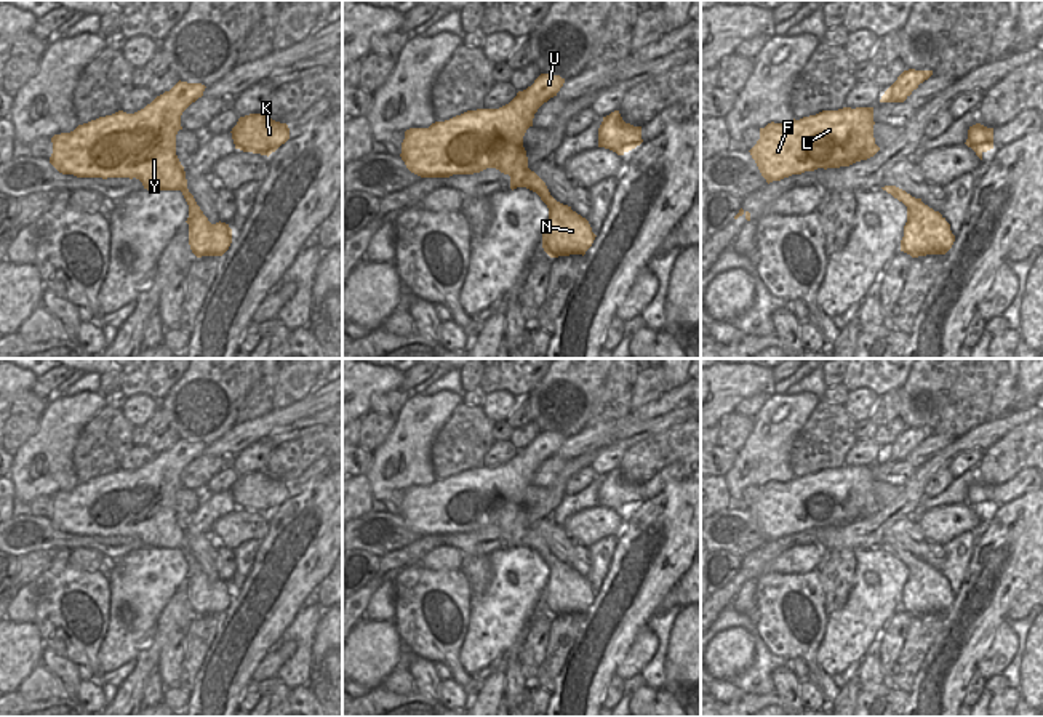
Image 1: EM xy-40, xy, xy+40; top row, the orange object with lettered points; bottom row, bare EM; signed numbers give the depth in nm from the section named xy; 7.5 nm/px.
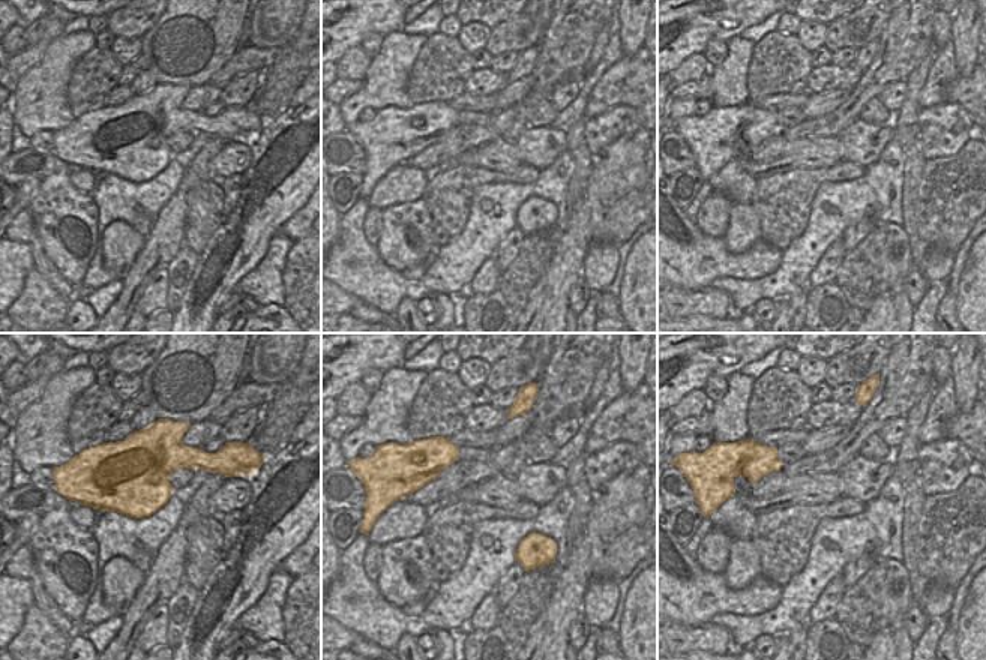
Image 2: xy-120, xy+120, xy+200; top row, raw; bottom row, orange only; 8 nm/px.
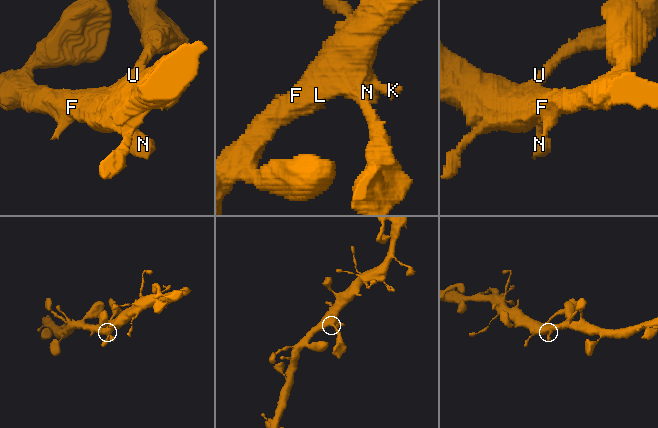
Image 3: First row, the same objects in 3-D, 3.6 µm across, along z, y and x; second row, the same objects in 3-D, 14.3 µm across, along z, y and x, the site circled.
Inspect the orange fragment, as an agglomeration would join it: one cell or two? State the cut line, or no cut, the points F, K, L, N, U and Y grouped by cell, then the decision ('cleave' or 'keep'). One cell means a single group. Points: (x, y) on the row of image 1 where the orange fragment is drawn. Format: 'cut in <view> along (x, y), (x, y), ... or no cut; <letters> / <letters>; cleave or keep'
no cut; F K L N U Y; keep

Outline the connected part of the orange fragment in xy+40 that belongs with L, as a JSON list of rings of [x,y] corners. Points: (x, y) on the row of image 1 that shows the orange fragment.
[[[873,107],[822,110],[790,123],[768,123],[749,150],[766,182],[873,157]]]

